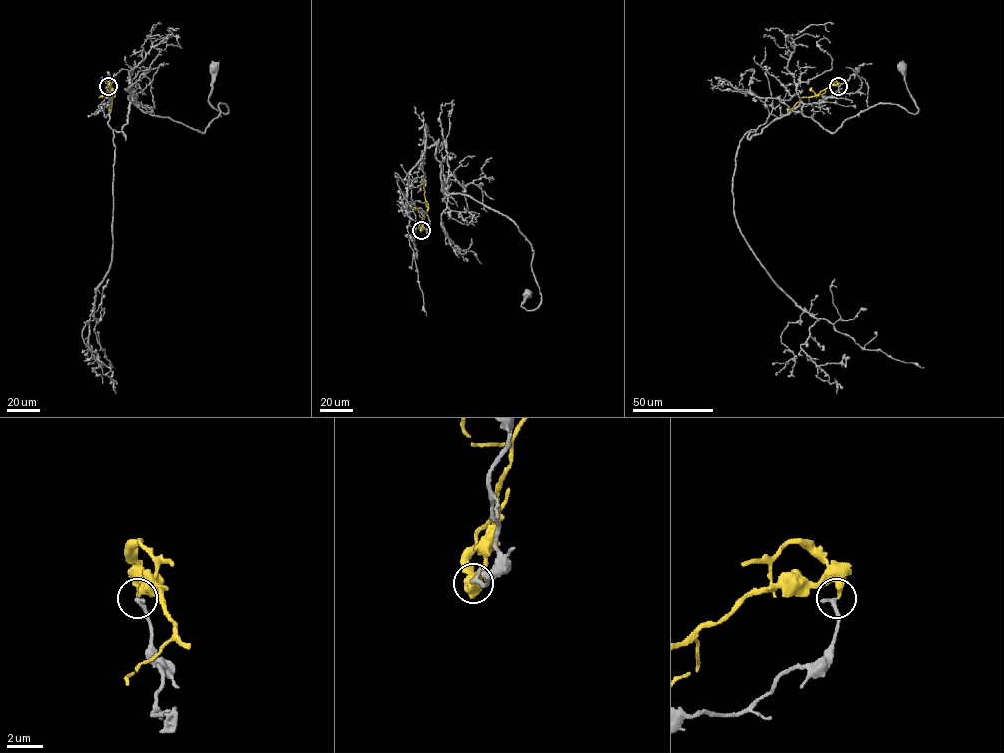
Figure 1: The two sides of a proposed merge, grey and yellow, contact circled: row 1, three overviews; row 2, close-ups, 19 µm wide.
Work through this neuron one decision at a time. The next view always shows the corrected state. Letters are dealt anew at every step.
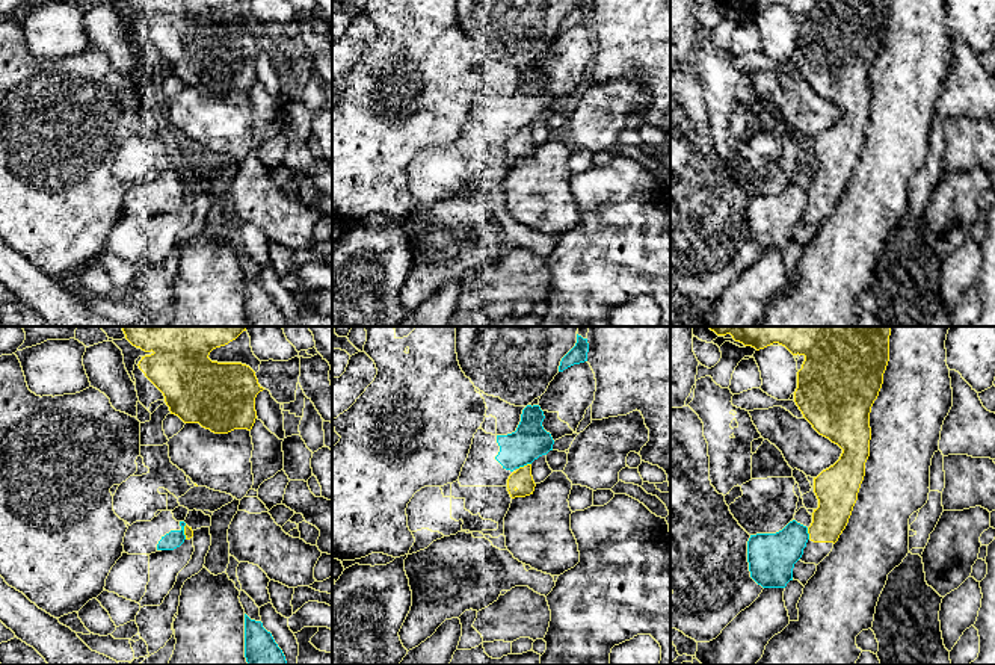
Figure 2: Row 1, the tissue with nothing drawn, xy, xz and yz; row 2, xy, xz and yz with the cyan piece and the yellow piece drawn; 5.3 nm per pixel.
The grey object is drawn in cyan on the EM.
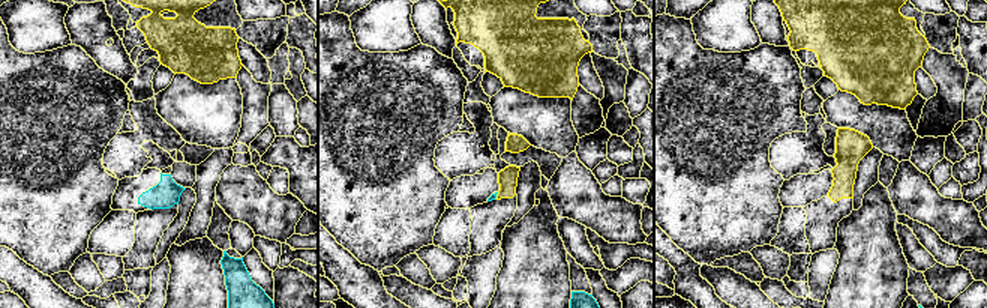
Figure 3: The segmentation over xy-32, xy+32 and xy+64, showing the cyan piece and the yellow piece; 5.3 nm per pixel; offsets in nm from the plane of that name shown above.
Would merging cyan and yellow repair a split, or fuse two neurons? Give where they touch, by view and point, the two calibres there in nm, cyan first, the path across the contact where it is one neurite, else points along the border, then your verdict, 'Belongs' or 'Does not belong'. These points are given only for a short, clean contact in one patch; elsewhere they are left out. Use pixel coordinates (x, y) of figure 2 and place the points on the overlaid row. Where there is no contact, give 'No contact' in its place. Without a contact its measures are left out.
Touches cyan at xz (524, 464). Thickness 190 nm (cyan) against 120 nm. Boundary: xz (530, 463), (518, 469). Does not belong

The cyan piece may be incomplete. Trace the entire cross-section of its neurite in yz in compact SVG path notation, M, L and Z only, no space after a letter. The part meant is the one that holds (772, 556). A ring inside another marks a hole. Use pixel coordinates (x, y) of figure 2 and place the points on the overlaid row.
M790 521L776 534L750 535L747 562L750 577L762 588L785 588L793 580L794 564L809 540L808 527Z

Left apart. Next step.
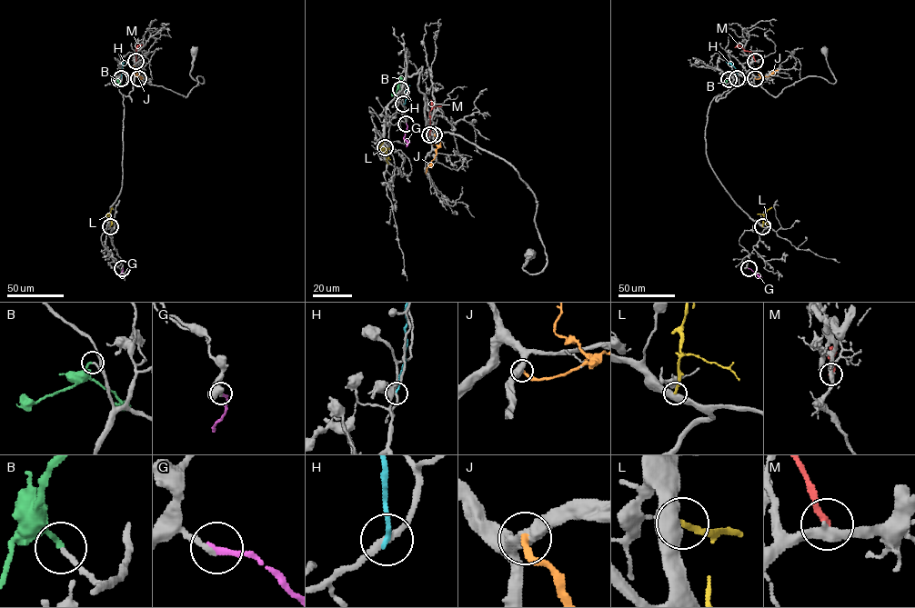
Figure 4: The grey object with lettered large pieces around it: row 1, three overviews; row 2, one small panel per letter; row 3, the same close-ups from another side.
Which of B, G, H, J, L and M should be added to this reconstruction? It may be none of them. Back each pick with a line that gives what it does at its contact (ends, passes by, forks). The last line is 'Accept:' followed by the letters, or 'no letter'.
B: it ends there
G: it ends there
Accept: B, G

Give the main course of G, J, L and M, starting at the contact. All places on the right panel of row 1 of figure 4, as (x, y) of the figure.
G: (749, 268), (762, 277)
J: (755, 78), (769, 76), (778, 70)
L: (762, 226), (764, 214), (771, 207)
M: (755, 61), (751, 52), (745, 51), (739, 44)

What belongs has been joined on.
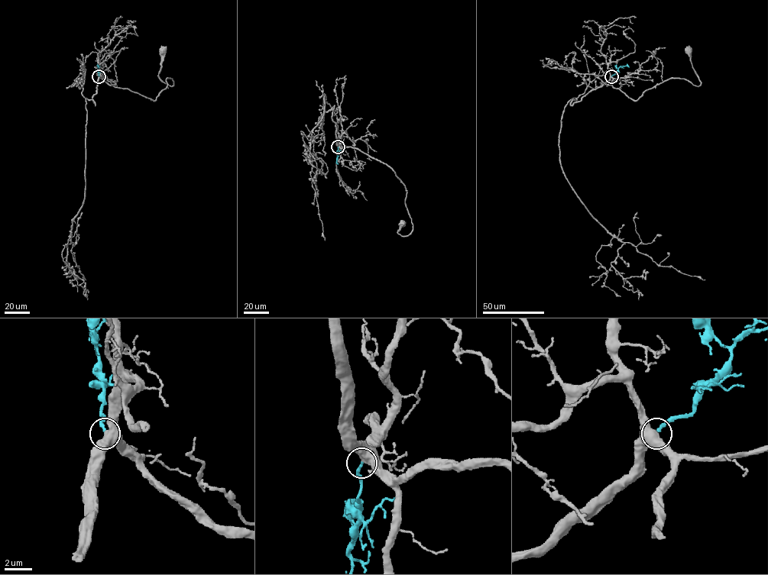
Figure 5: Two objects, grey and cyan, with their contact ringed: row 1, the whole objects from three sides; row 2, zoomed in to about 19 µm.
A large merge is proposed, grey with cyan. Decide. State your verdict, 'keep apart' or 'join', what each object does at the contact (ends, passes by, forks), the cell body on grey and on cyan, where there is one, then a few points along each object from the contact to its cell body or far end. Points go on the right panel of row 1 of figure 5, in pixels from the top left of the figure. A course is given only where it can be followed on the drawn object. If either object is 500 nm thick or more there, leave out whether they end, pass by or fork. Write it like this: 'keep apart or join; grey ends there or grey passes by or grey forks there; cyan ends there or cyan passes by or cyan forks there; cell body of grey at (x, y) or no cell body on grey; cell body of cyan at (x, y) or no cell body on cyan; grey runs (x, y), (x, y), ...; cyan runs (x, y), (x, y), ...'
join; cell body of grey at (688, 51); no cell body on cyan; grey runs (611, 76), (613, 87), (634, 100), (672, 78), (698, 85), (701, 81), (688, 51); cyan runs (611, 76), (620, 66), (629, 67)

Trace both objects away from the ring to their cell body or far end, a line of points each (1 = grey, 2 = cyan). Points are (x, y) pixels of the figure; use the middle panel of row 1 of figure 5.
1: (338, 146), (358, 149), (394, 172), (406, 192), (405, 205), (413, 225), (407, 235), (398, 233), (401, 224)
2: (338, 146), (338, 164)

